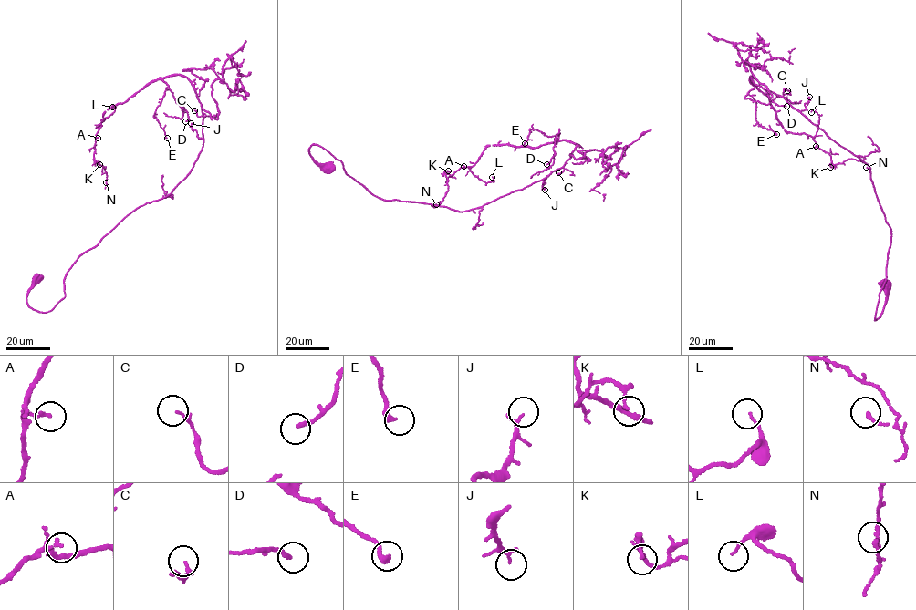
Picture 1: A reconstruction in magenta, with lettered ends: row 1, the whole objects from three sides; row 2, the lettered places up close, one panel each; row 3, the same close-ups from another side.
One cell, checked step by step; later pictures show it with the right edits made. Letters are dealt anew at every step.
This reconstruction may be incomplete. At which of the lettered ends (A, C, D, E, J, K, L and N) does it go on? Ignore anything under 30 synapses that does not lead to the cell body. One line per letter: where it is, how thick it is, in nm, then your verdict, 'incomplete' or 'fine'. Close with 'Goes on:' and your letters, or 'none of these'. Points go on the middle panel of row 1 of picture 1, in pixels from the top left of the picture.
A: at (463, 166); 160 nm thick; fine
C: at (558, 172); 150 nm thick; fine
D: at (546, 164); 190 nm thick; fine
E: at (525, 143); 280 nm thick; fine
J: at (545, 190); 150 nm thick; fine
K: at (448, 170); 130 nm thick; fine
L: at (492, 177); 100 nm thick; fine
N: at (436, 204); 150 nm thick; fine
Goes on: none of these

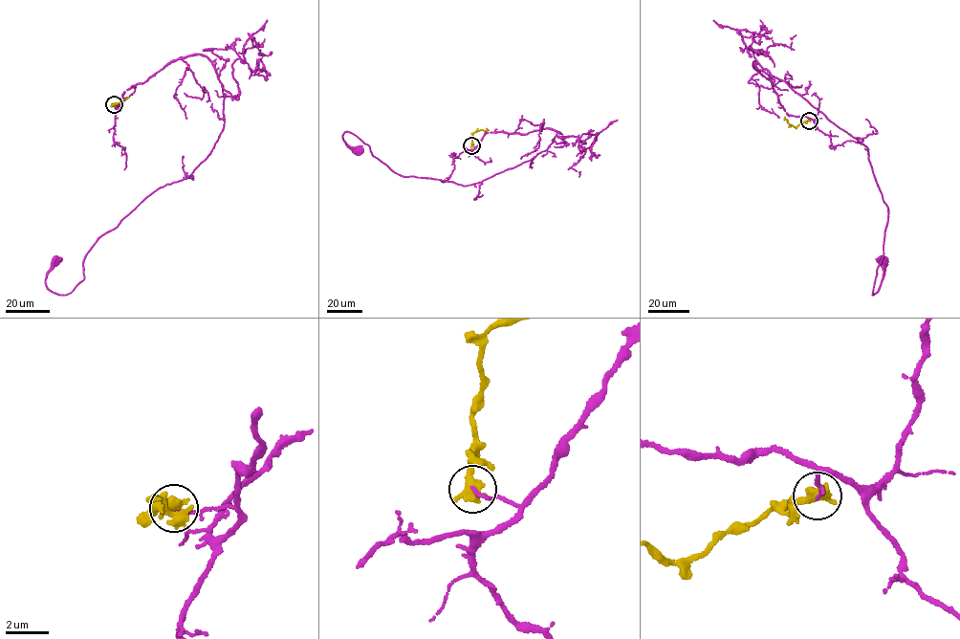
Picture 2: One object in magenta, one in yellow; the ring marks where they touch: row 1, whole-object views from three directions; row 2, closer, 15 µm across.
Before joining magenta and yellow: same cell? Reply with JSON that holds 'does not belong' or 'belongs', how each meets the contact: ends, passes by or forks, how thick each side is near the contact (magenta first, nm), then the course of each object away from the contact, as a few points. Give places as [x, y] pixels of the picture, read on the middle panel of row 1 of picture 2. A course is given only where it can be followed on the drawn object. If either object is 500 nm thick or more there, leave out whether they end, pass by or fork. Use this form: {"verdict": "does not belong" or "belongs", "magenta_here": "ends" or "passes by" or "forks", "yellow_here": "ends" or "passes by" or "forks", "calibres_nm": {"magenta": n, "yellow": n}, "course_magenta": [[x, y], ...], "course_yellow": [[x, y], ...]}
{"verdict": "does not belong", "calibres_nm": {"magenta": 150, "yellow": 600}, "course_magenta": [[471, 145], [488, 132], [558, 132], [534, 158], [465, 186], [400, 175], [345, 132], [343, 141], [359, 149]], "course_yellow": [[471, 145], [473, 132], [489, 130]]}

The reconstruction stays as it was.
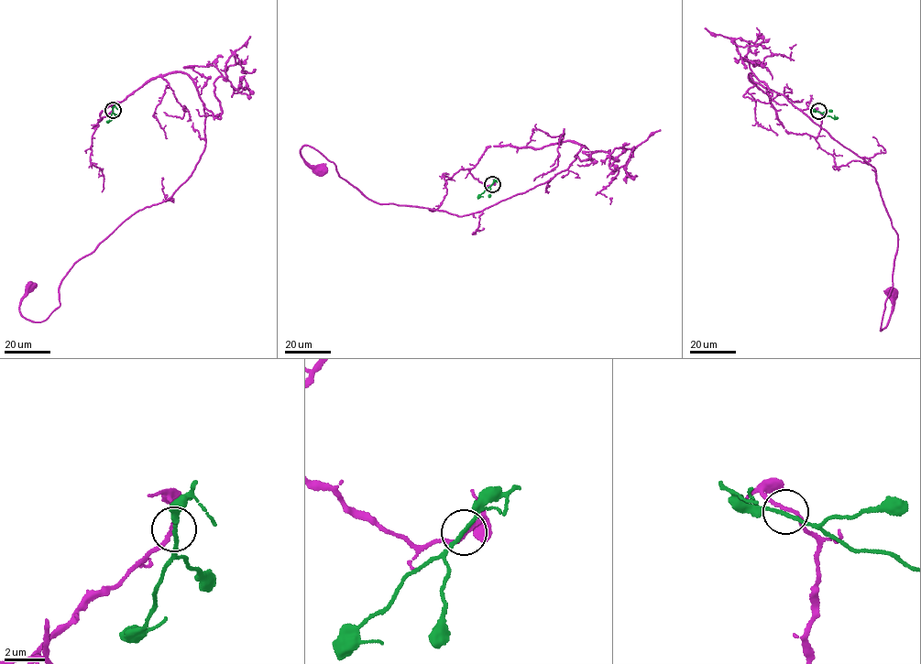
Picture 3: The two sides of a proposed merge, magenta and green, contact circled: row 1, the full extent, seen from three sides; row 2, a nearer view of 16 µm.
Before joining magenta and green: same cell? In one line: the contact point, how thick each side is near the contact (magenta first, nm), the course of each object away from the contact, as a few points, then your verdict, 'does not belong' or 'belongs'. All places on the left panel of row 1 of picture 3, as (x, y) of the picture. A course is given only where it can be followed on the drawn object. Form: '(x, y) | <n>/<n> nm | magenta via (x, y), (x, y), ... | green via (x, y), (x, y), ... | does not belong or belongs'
(113, 110) | 160/150 nm | magenta via (113, 109), (94, 126), (184, 72), (203, 151), (75, 263), (40, 322), (20, 313), (29, 285) | green via (113, 109), (107, 122) | does not belong

